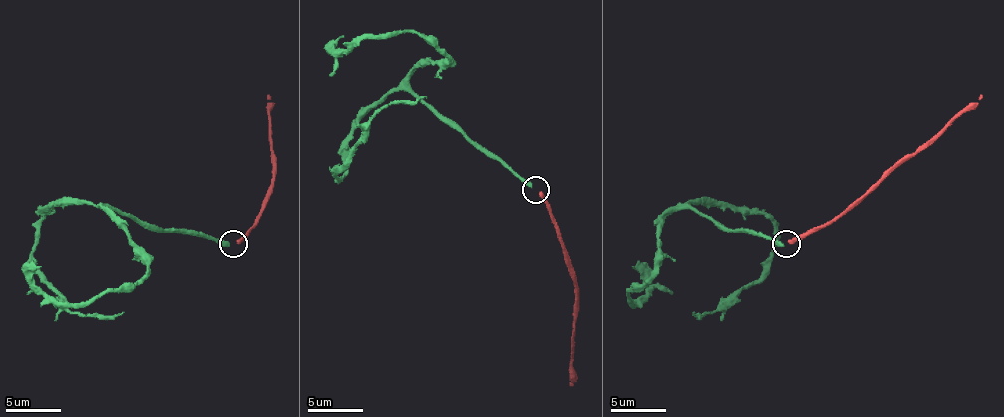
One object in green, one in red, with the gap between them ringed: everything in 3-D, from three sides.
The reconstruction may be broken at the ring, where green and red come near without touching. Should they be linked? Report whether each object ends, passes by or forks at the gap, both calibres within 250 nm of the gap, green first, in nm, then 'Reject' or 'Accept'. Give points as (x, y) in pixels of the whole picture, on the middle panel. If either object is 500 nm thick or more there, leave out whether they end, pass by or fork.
At the ring green ends. At the ring red ends. Thickness 320 nm (green) against 240 nm. Accept

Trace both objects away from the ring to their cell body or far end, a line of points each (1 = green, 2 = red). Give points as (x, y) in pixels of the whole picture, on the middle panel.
1: (532, 188), (402, 89), (358, 122), (336, 174), (374, 116), (427, 97)
2: (540, 191), (576, 288), (571, 362), (573, 384)

